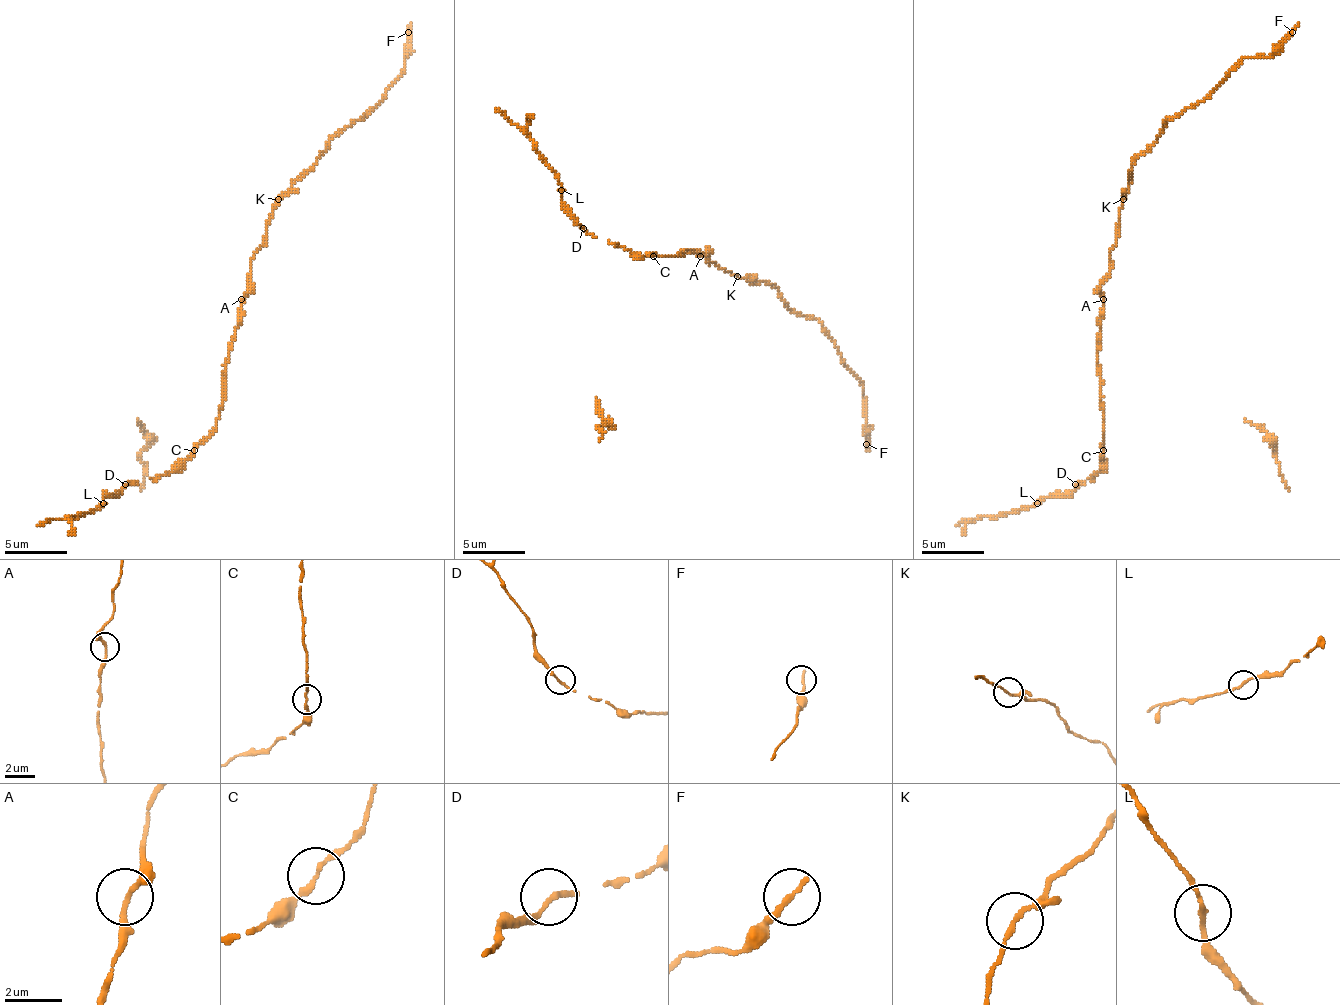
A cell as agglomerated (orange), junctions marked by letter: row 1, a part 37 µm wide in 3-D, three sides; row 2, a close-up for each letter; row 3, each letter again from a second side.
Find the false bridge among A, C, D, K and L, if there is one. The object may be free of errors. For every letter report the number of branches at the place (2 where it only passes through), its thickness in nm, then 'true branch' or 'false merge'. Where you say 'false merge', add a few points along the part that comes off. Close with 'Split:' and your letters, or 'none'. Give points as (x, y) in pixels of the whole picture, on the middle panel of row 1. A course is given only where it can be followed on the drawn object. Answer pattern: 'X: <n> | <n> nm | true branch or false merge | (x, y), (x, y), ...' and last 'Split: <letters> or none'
A: 2 | 180 nm | true branch
C: 2 | 180 nm | true branch
D: 2 | 170 nm | true branch
K: 2 | 160 nm | true branch
L: 2 | 170 nm | true branch
Split: none

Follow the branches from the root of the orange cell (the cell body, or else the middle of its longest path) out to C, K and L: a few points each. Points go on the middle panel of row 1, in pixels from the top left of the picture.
C: (703, 256), (687, 250), (681, 256), (653, 256)
K: (703, 256), (706, 253), (709, 262), (715, 262), (725, 272), (737, 275)
L: (703, 256), (687, 250), (681, 256), (634, 256), (624, 247), (593, 237), (561, 199), (561, 190)

